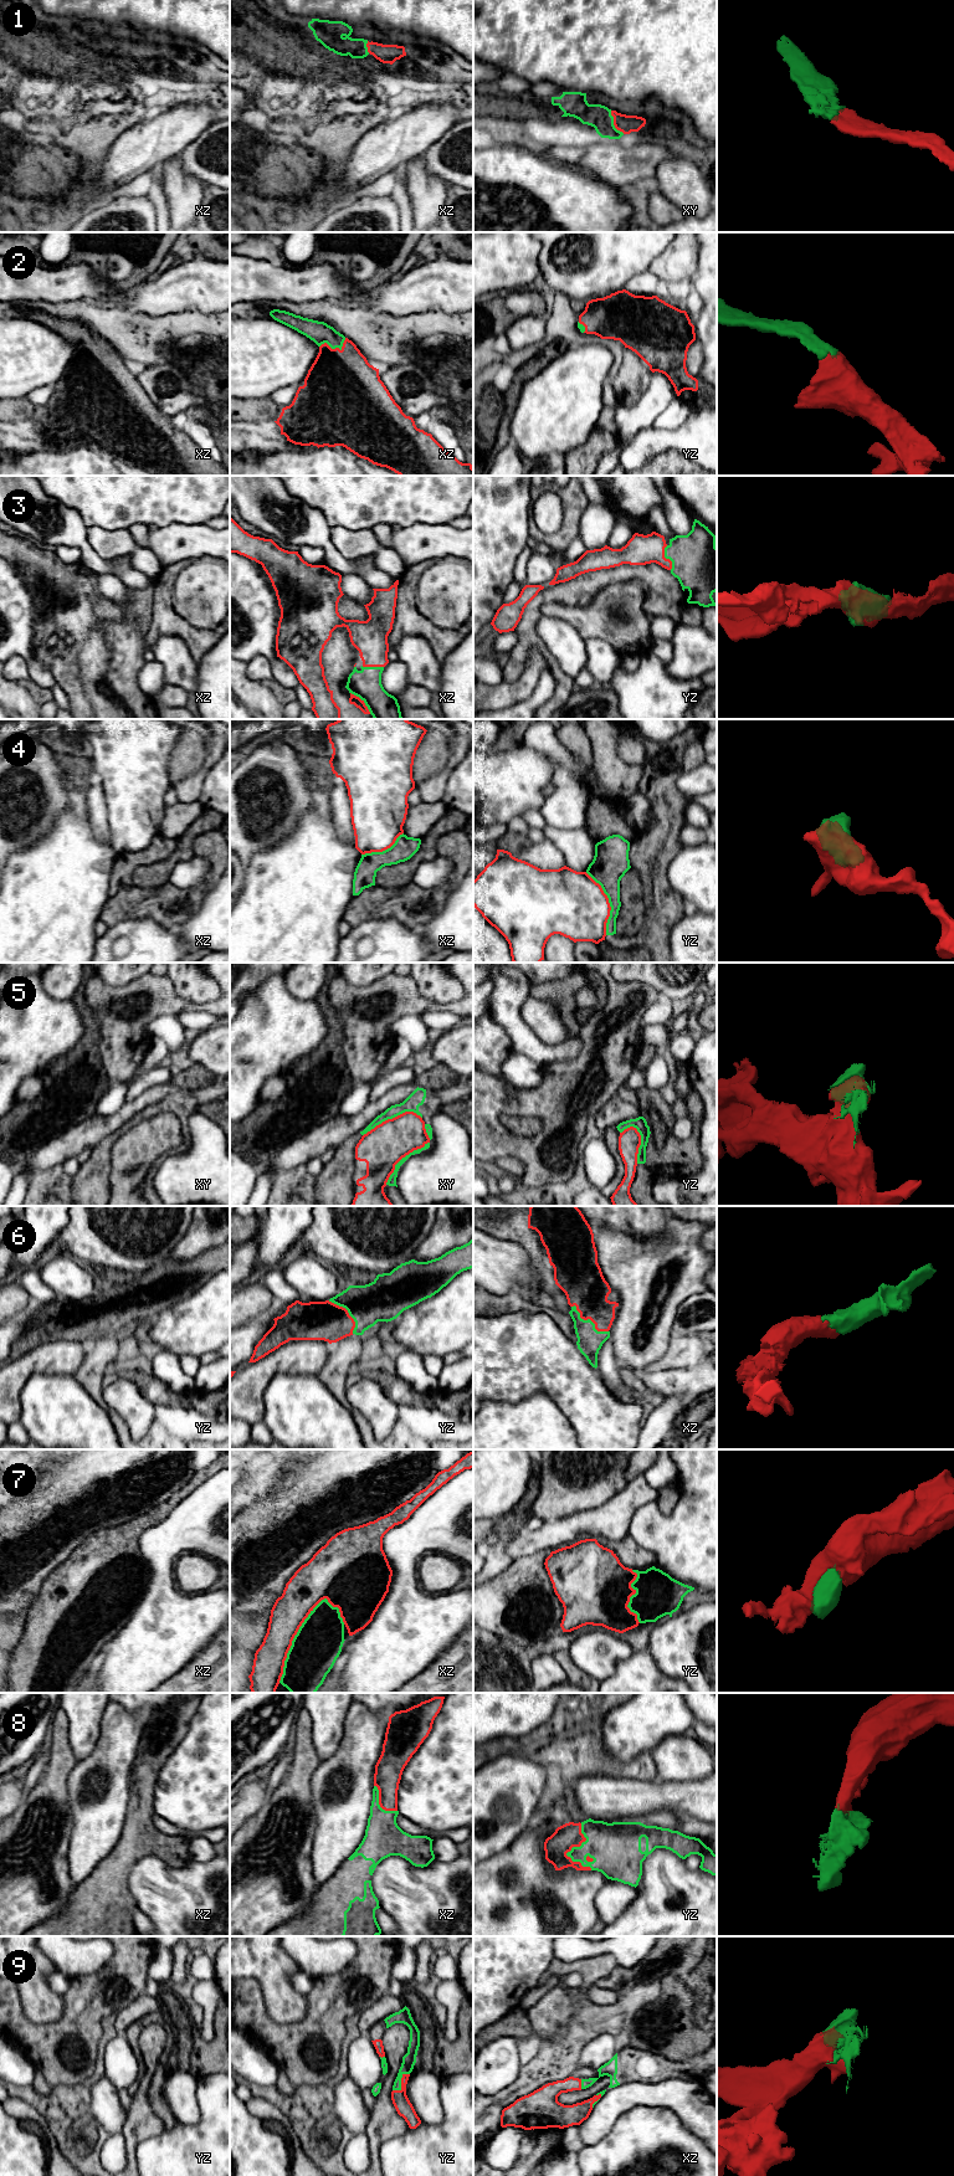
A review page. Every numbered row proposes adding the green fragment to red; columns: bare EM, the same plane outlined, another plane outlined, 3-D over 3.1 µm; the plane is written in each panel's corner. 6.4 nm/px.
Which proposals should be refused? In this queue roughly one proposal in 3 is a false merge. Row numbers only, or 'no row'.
4, 5

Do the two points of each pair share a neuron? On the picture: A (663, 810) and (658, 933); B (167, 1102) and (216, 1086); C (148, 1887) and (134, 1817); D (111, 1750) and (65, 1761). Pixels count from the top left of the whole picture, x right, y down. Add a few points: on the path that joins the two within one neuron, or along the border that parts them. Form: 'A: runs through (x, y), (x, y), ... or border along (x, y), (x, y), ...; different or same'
A: runs through (662, 841), (658, 846), (658, 902); same
B: runs through (179, 1102), (188, 1102), (204, 1094); same
C: border along (170, 1866), (144, 1856), (127, 1883); different
D: border along (78, 1760), (68, 1776), (67, 1787); different

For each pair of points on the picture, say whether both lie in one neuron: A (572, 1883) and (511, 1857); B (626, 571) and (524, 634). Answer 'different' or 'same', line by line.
A: same
B: same

